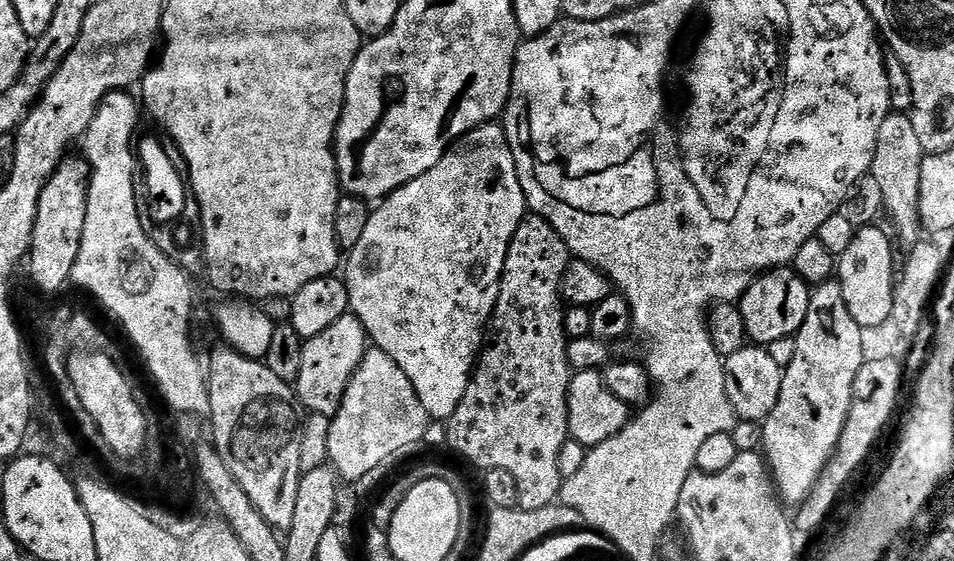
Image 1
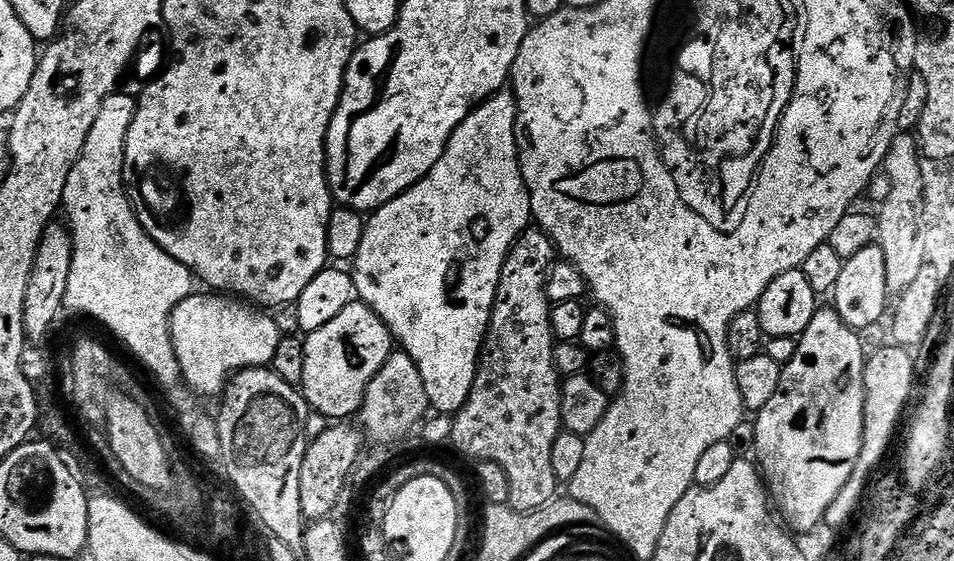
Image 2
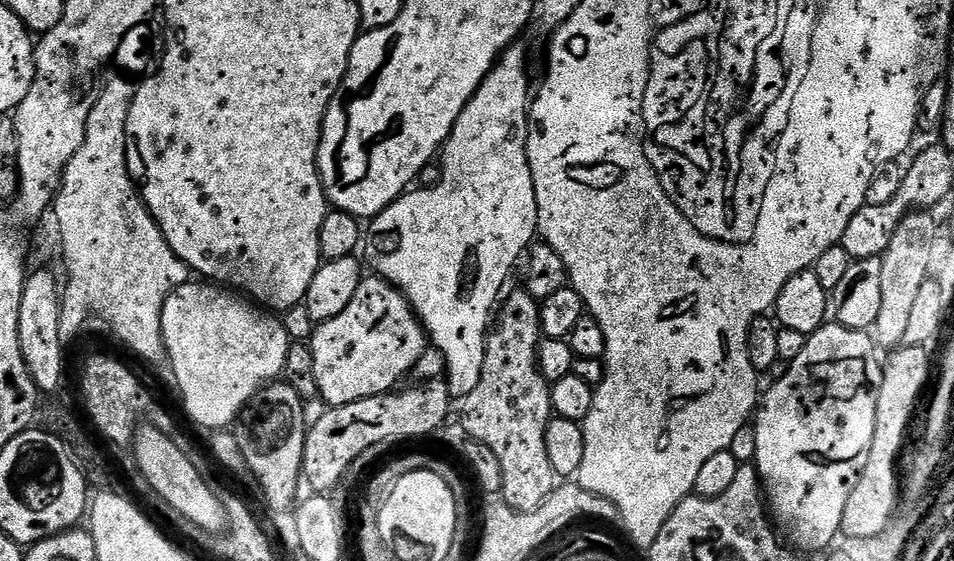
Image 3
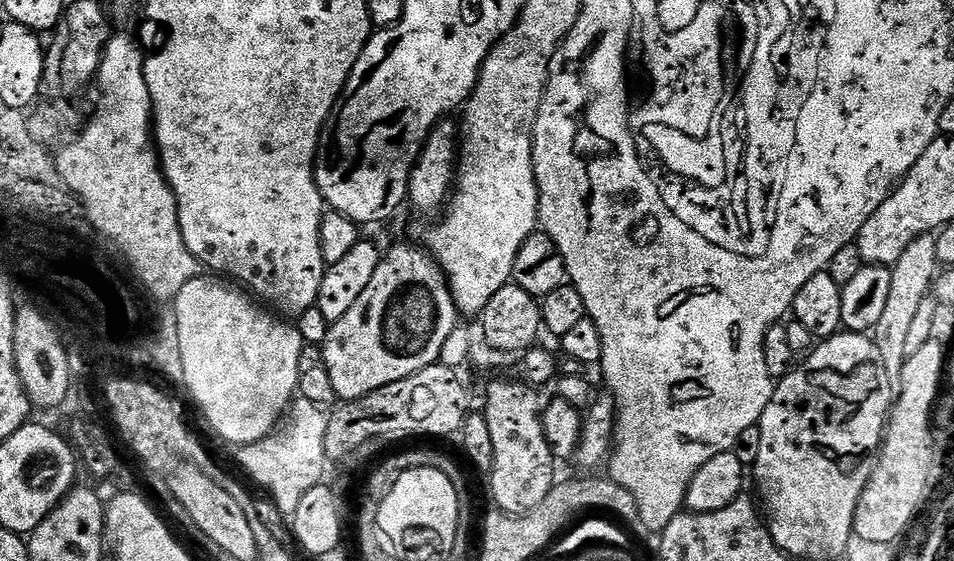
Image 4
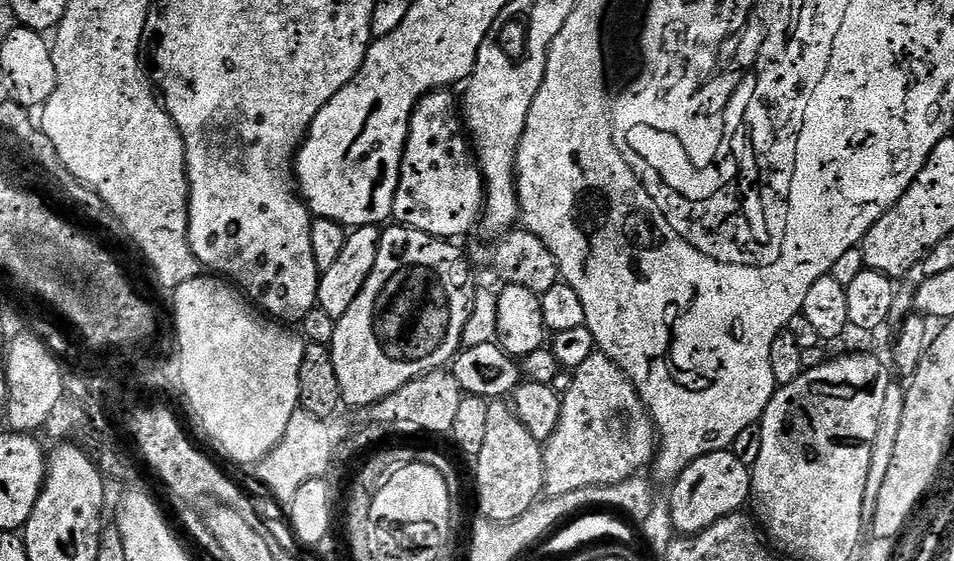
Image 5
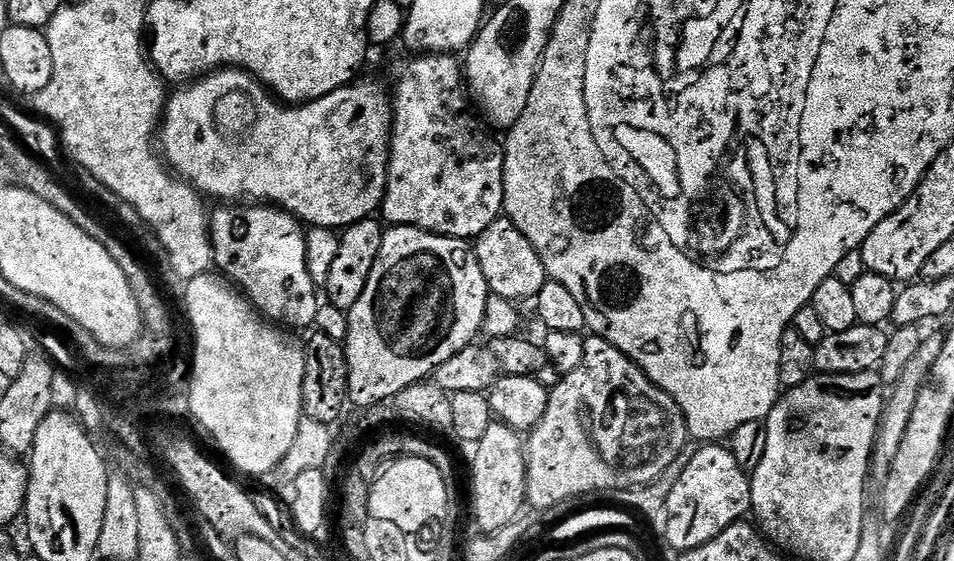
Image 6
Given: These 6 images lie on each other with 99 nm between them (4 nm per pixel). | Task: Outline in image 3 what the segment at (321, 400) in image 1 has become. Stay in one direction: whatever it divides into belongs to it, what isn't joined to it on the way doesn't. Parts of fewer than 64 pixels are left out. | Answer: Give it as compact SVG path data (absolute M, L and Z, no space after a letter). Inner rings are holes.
M375 274L369 277L361 279L358 294L350 298L350 306L338 318L315 325L310 339L319 399L329 408L350 406L350 402L393 391L430 348L428 334L405 296L387 280Z

